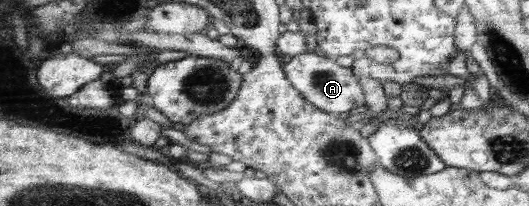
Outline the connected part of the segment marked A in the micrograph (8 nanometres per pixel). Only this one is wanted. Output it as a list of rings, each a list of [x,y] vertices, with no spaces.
[[[305,52],[292,57],[291,61],[284,65],[284,69],[293,87],[296,87],[305,99],[322,111],[337,115],[365,106],[365,89],[350,62],[330,58],[326,54]]]

